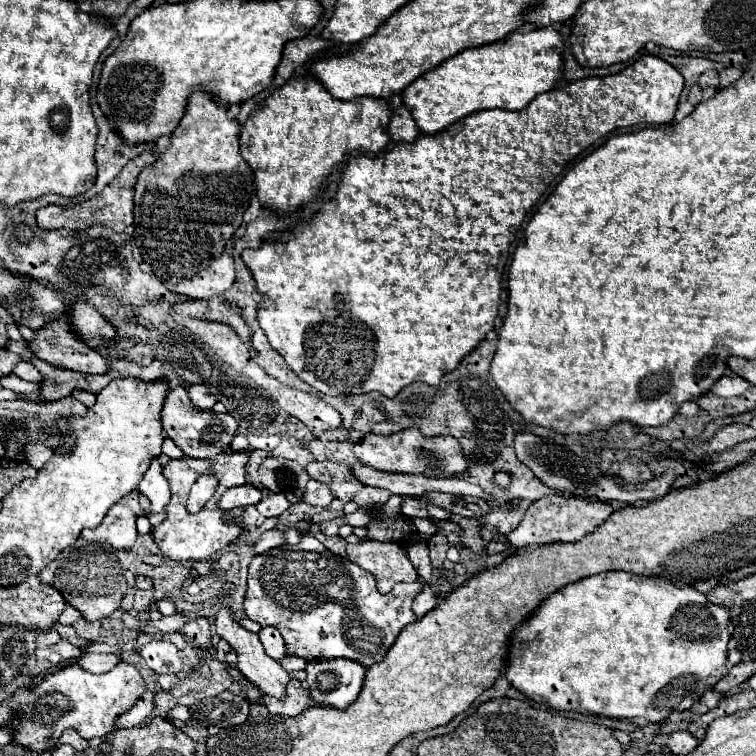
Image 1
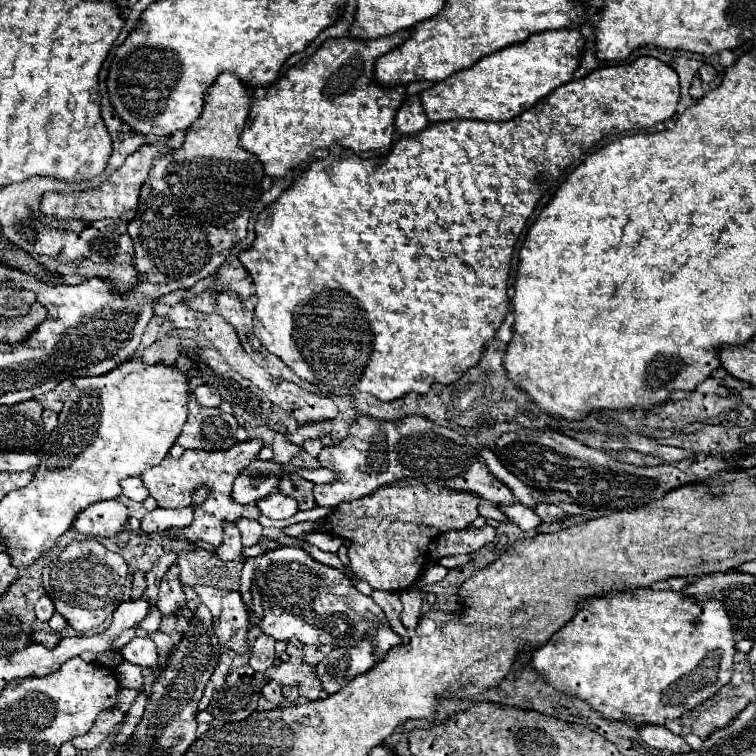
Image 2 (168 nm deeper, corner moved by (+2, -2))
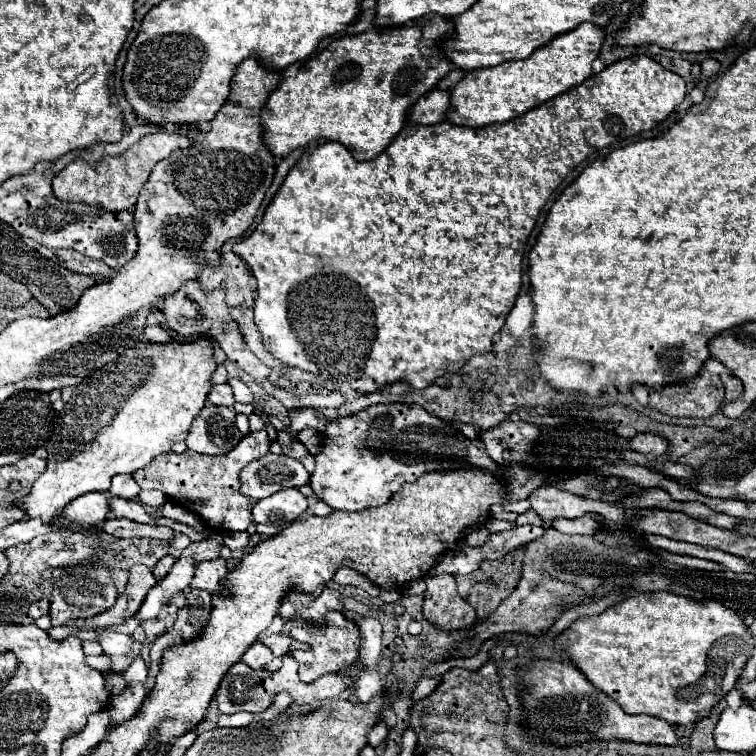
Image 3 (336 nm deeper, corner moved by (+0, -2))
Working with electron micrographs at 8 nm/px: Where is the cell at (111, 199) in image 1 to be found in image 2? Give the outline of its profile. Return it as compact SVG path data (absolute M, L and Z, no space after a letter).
M145 144L137 152L133 152L121 168L117 168L99 188L85 190L85 192L71 192L71 194L59 194L59 192L45 192L41 200L41 212L55 218L85 218L85 220L103 220L103 218L119 218L129 222L139 206L139 192L145 184L151 162L157 154L167 152L169 148L165 144Z

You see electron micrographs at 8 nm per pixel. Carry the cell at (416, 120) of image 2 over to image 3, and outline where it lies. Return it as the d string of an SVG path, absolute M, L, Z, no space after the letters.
M435 88L435 90L423 94L411 106L409 120L413 124L437 124L443 120L447 106L449 106L449 92Z

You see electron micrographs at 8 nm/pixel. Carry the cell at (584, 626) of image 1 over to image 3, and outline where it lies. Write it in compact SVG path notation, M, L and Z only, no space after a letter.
M637 592L629 598L625 598L623 602L607 608L603 614L583 616L583 618L575 620L563 634L559 634L555 638L555 648L567 652L571 664L575 664L599 692L613 698L627 714L649 714L649 716L661 718L669 724L691 724L691 722L697 722L703 716L707 716L711 706L715 706L719 700L723 700L725 694L735 686L737 678L743 672L745 662L751 658L751 654L755 650L755 644L753 644L753 636L747 632L741 616L715 600L691 600L691 598L683 598L677 594L669 594L669 592Z

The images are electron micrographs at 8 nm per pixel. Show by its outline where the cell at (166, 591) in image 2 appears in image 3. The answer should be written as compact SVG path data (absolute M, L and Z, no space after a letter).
M165 556L165 558L161 558L161 560L157 562L157 566L153 568L155 578L163 578L163 576L173 568L173 564L175 564L175 558L173 558L173 556Z

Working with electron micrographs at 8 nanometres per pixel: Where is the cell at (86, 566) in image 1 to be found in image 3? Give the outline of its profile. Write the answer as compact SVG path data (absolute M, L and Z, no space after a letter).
M91 558L79 566L57 566L53 570L53 592L51 592L51 624L61 626L67 620L77 618L93 618L105 610L109 610L117 600L117 586L113 582L111 566L99 562L99 558Z

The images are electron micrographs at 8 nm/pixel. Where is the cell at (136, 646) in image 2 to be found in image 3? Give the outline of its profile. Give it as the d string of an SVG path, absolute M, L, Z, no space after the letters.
M99 632L99 644L105 654L109 656L129 656L133 650L135 640L129 634L115 634L115 632Z

